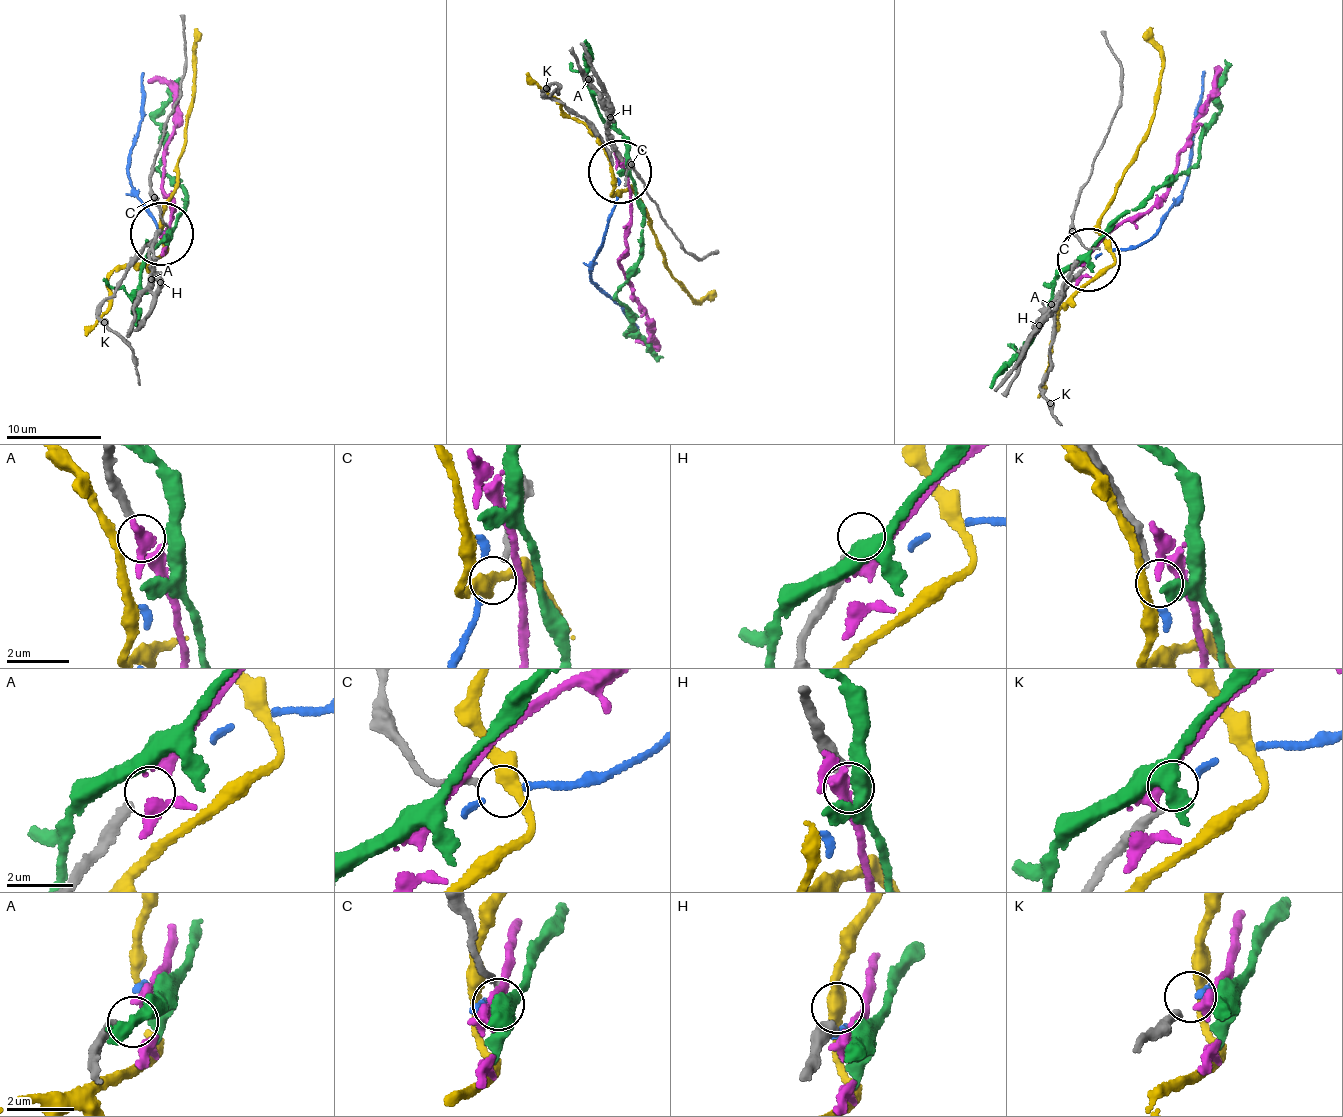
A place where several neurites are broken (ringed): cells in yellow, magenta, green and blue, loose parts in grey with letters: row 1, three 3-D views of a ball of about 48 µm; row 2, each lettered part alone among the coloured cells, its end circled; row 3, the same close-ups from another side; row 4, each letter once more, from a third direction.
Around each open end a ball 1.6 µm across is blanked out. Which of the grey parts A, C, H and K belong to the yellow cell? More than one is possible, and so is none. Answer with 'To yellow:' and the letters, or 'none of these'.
To yellow: none of these

